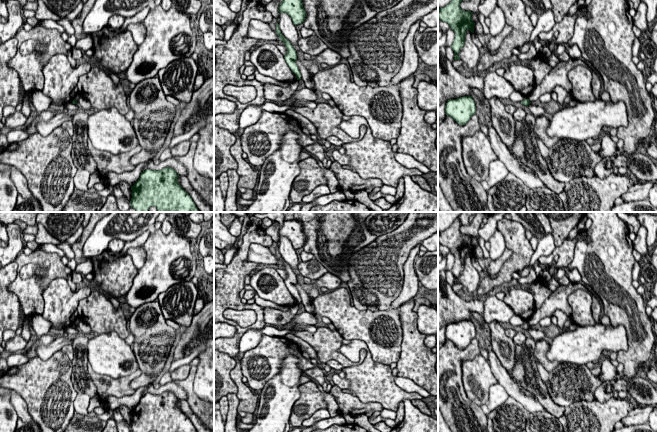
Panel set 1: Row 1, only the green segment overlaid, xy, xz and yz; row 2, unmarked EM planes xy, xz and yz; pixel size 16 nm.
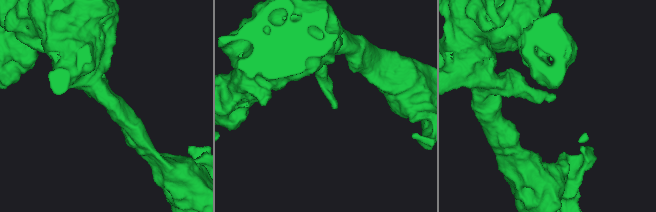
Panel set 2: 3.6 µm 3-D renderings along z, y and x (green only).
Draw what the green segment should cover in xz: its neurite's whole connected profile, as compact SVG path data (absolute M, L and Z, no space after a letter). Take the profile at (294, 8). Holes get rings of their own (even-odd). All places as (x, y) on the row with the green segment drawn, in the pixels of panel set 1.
M283 0L279 4L279 15L281 13L287 13L295 26L302 24L306 17L302 0Z

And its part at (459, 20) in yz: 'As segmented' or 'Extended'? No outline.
As segmented

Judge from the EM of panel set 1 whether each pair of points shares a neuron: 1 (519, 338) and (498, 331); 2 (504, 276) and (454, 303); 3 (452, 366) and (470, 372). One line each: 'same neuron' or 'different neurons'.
1: different neurons
2: different neurons
3: different neurons

